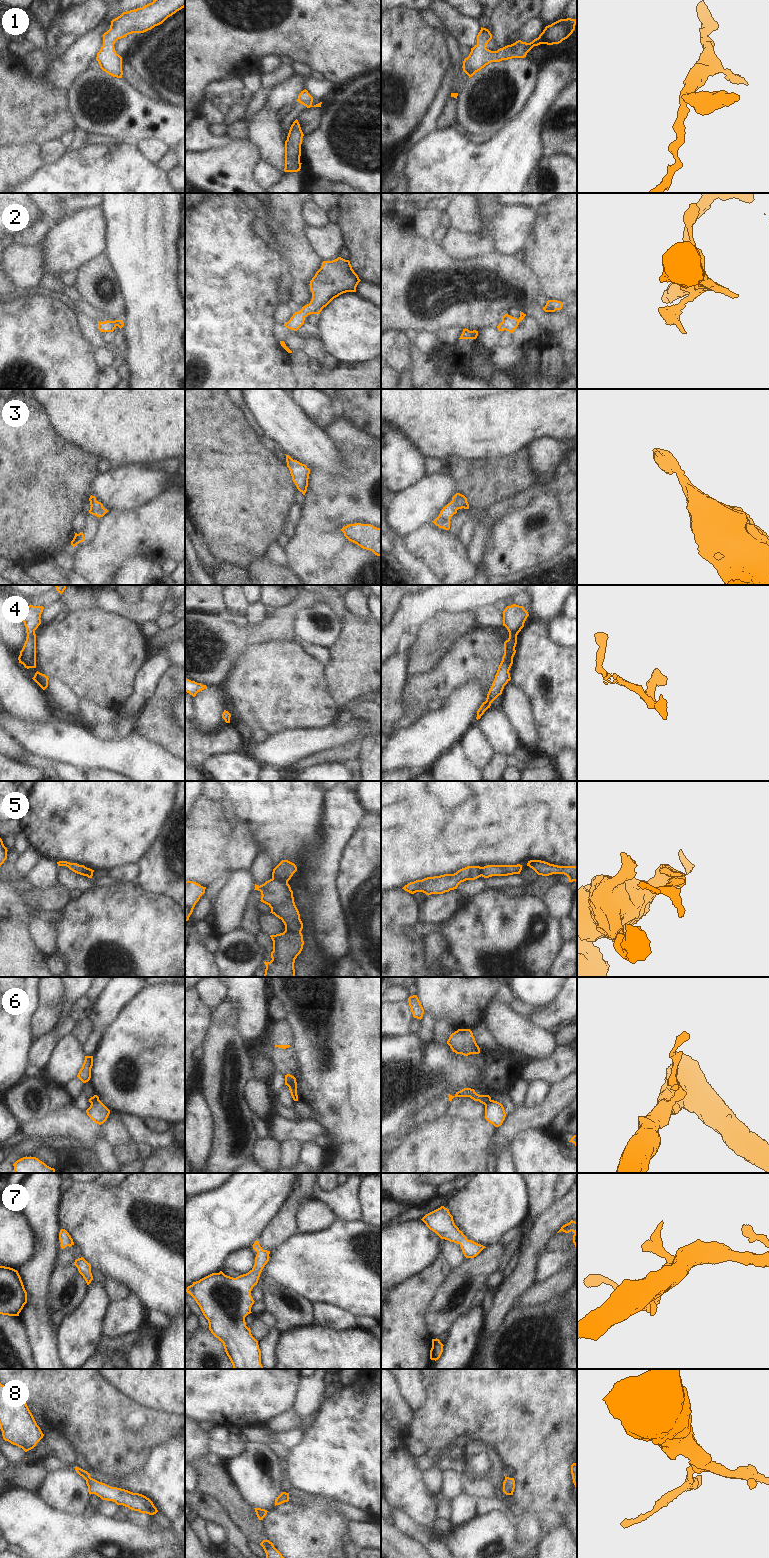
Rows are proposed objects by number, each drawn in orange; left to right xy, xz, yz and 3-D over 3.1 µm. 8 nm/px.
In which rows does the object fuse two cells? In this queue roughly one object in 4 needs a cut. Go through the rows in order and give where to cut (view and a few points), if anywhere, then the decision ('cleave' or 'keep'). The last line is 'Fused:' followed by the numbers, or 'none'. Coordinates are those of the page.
1: cut none; keep
2: cut none; keep
3: cut none; keep
4: cut none; keep
5: cut xz (272, 878), (287, 883); cleave
6: cut xz (295, 1081), (288, 1086); cleave
7: cut none; keep
8: cut none; keep
Fused: 5, 6

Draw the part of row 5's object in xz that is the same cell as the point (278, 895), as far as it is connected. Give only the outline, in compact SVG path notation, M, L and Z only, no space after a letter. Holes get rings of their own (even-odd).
M270 879L255 889L261 892L261 902L271 908L272 914L282 920L285 931L270 935L273 941L272 960L266 965L263 977L295 977L294 963L304 945L303 923L295 905L293 891L288 883Z

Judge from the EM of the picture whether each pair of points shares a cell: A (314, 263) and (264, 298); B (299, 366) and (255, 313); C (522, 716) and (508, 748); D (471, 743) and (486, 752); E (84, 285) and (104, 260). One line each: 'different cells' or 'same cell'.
A: different cells
B: different cells
C: different cells
D: same cell
E: same cell

